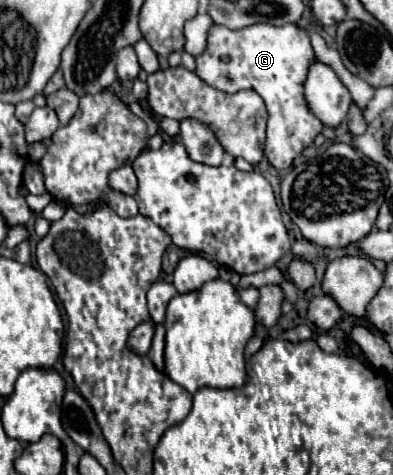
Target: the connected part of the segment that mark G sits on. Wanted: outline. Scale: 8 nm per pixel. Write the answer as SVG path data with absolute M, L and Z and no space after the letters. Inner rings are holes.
M211 25L207 47L197 57L195 73L215 89L235 93L239 89L253 87L263 97L269 111L265 157L275 169L283 171L291 167L293 159L307 149L315 135L325 127L309 109L303 95L307 67L313 57L315 53L309 43L309 35L305 29L299 29L299 25L249 25L237 31L227 29L225 25ZM223 57L229 61L223 61Z

